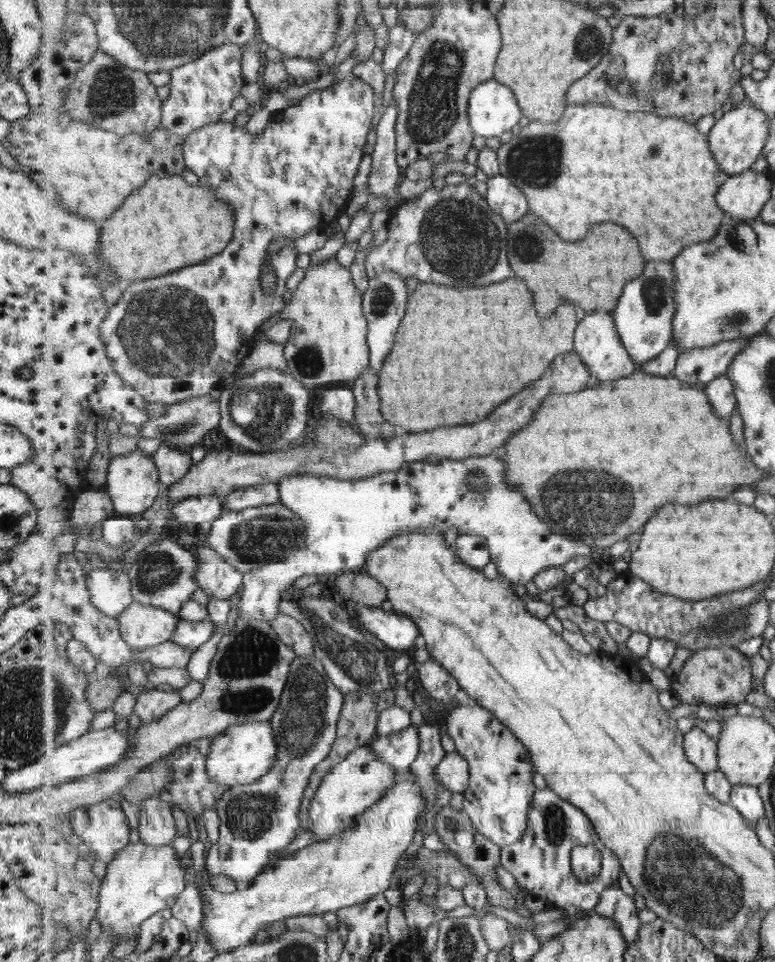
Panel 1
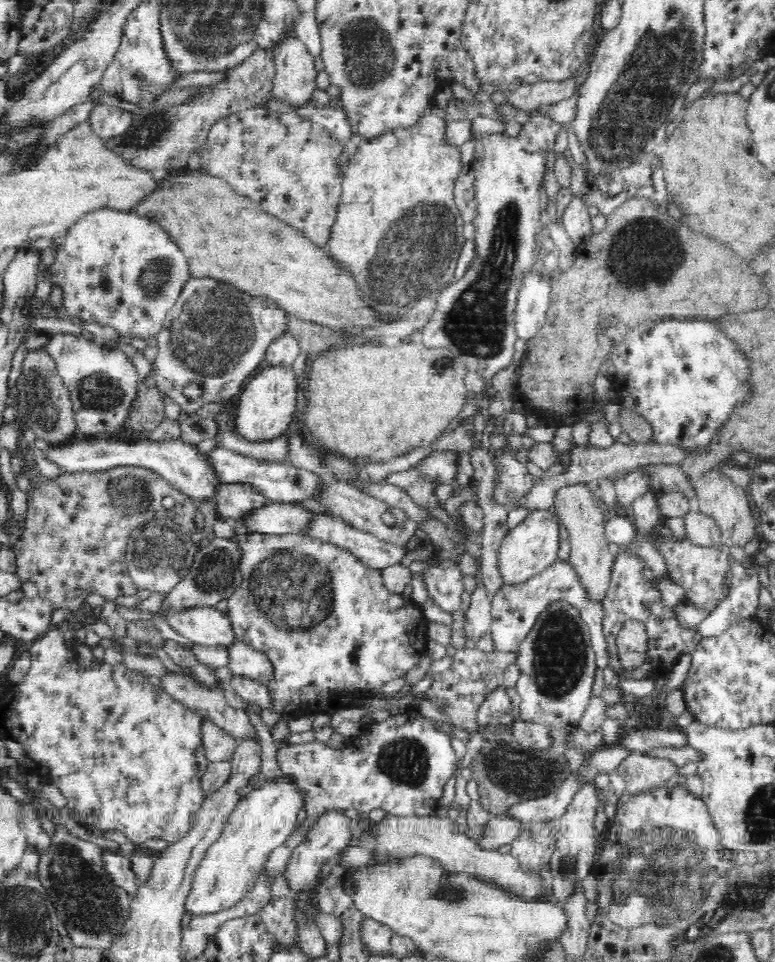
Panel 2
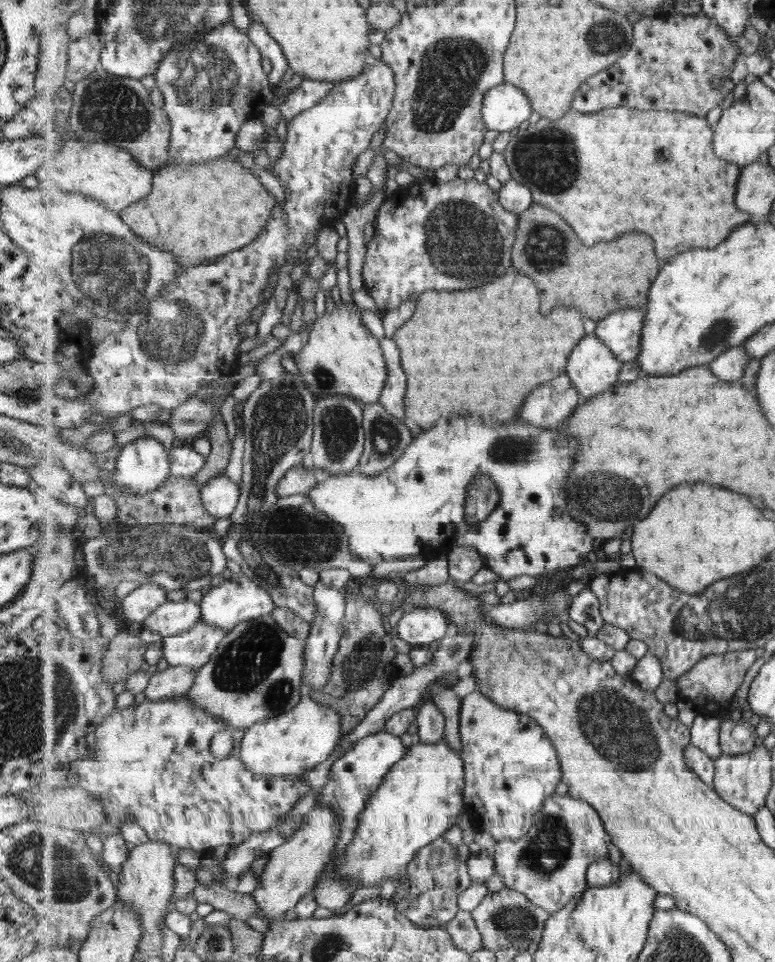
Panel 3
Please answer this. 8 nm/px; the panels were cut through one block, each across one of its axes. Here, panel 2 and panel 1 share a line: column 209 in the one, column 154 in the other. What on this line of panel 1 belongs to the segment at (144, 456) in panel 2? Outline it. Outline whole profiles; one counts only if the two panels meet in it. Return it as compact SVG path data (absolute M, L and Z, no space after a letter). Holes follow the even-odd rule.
M137 449L128 455L112 457L108 471L108 493L114 502L114 507L119 514L142 514L145 510L149 510L157 495L163 490L160 483L159 466L155 464L155 459L150 454L145 454Z

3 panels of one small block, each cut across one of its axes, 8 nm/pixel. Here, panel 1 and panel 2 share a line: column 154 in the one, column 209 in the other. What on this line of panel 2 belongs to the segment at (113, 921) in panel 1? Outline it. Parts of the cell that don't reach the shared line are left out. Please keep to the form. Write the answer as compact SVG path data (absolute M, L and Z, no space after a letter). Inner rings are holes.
M283 773L272 782L263 782L247 790L230 814L222 834L208 847L197 866L185 900L185 914L190 918L216 914L246 898L254 882L260 878L270 853L282 846L297 829L298 812L303 807L299 790L289 784L289 778Z

